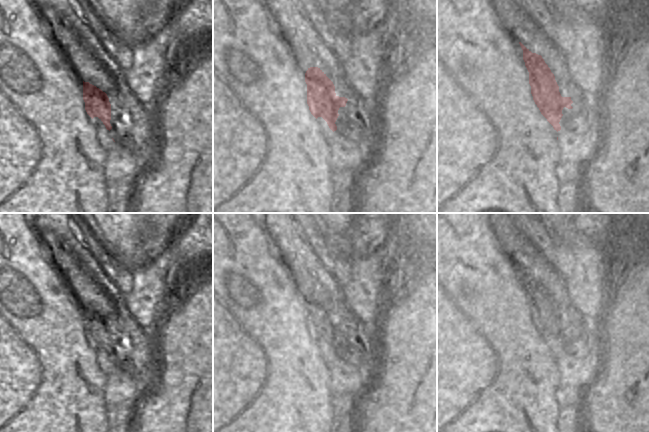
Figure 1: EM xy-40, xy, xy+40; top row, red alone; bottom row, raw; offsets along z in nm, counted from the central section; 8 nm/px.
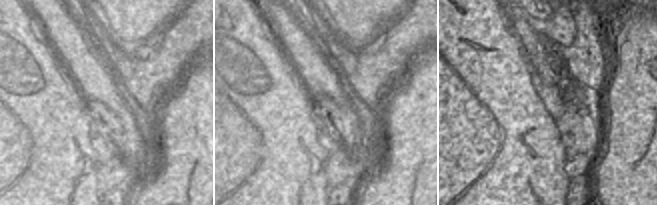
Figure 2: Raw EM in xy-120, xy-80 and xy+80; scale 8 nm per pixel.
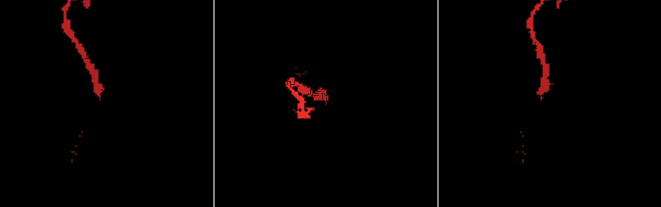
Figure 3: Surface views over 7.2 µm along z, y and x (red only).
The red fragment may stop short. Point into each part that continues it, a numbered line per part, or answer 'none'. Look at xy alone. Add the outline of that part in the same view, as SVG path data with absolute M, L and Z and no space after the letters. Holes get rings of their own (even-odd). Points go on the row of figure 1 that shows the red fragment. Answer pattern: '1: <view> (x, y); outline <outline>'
1: xy (328, 134); outline M318 117L317 122L321 128L321 132L326 141L333 141L335 139L335 135L333 131L329 128L327 122L322 118Z

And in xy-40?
1: xy-40 (104, 138); outline M98 117L93 118L95 124L95 132L97 134L97 140L101 147L106 151L116 149L116 145L110 135L110 131L106 129L105 125Z

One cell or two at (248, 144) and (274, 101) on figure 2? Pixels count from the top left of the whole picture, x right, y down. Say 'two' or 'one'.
one

